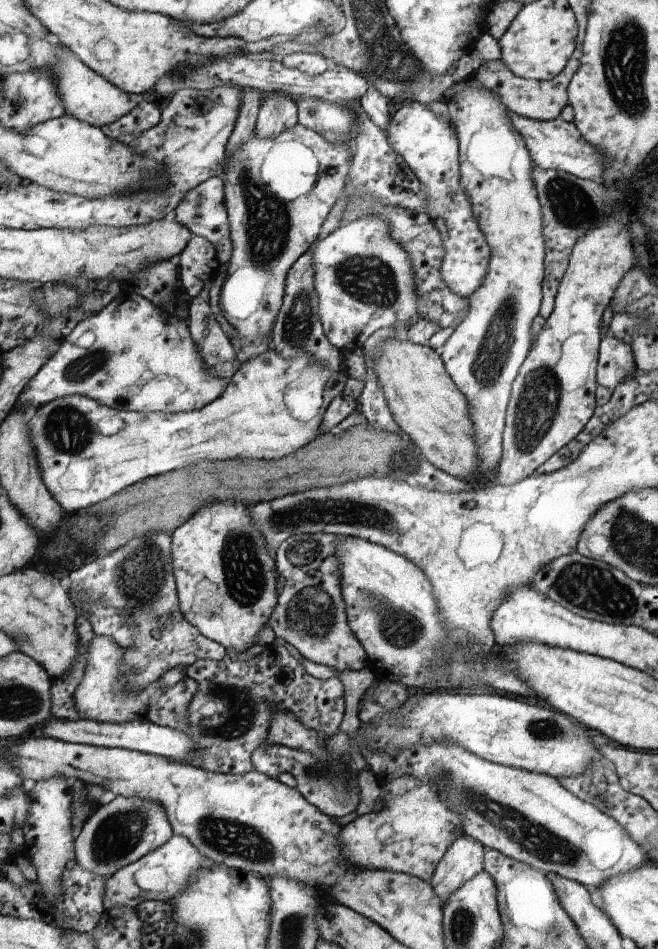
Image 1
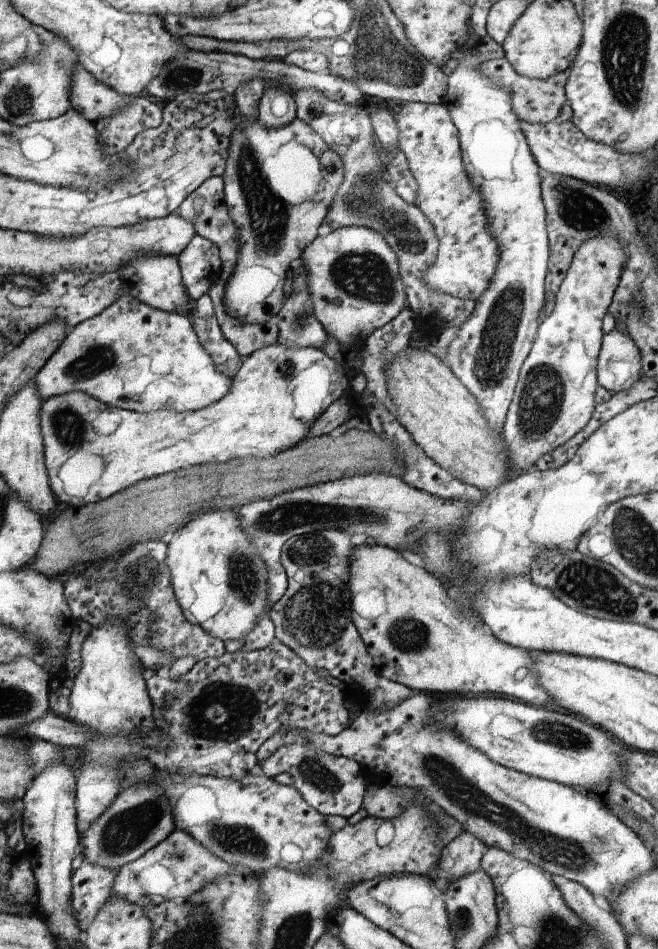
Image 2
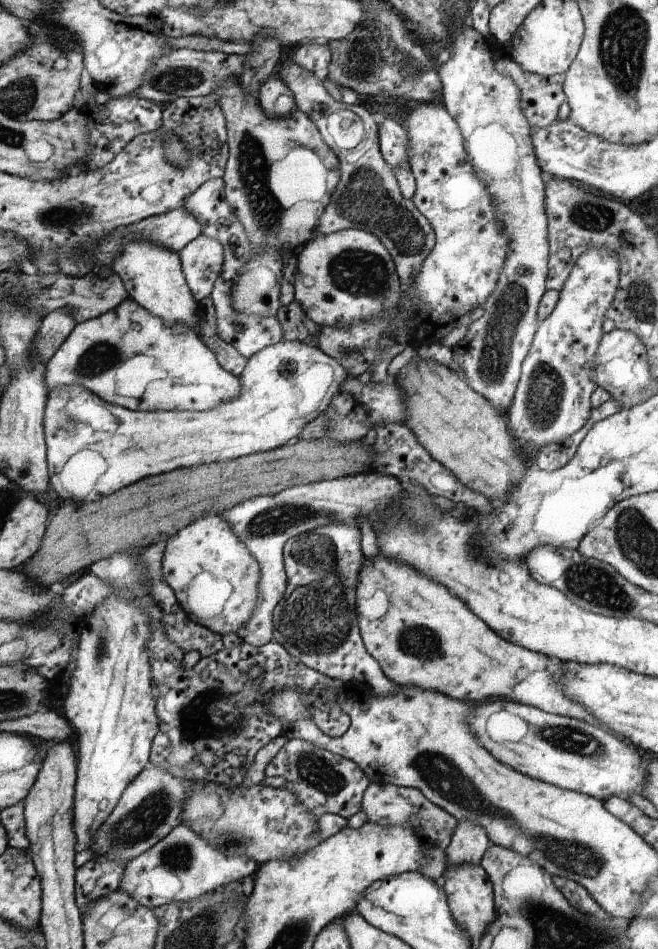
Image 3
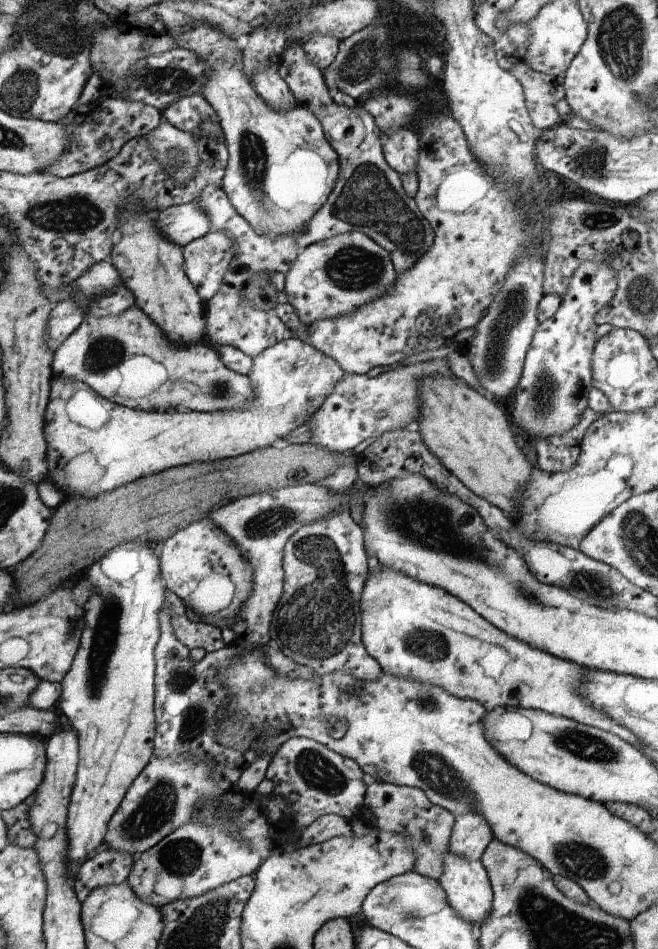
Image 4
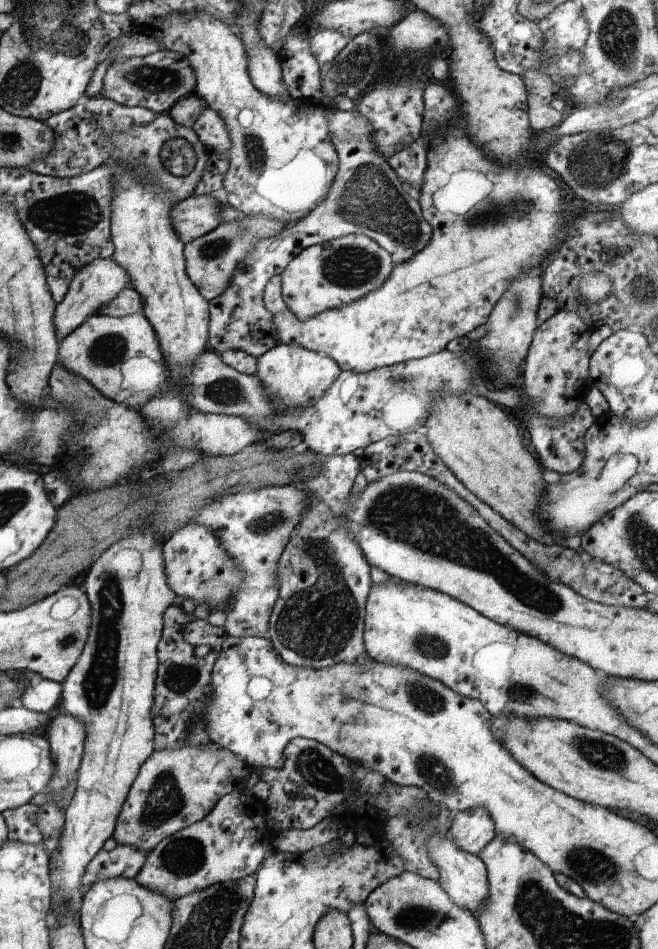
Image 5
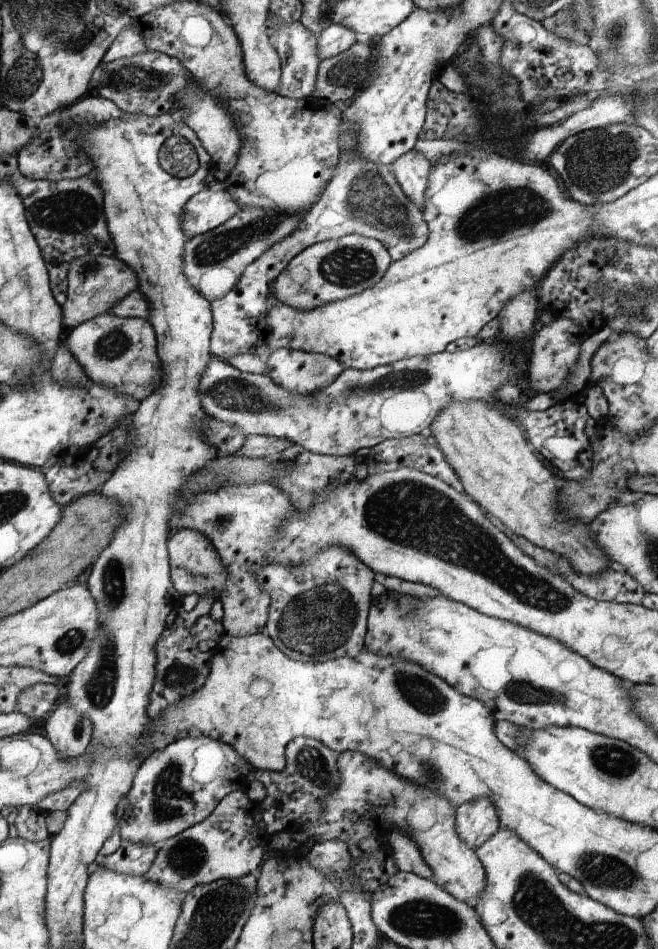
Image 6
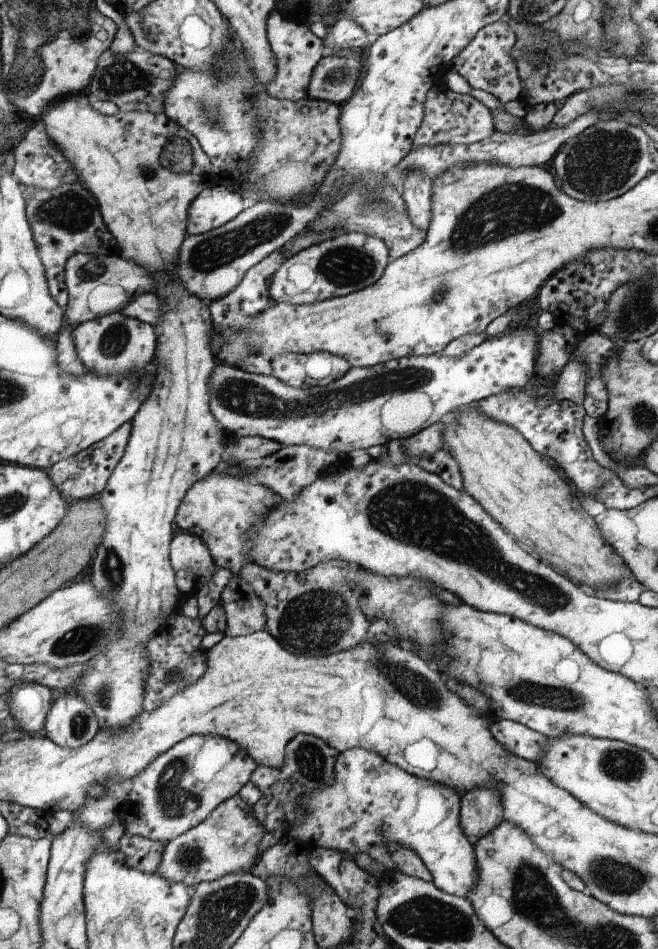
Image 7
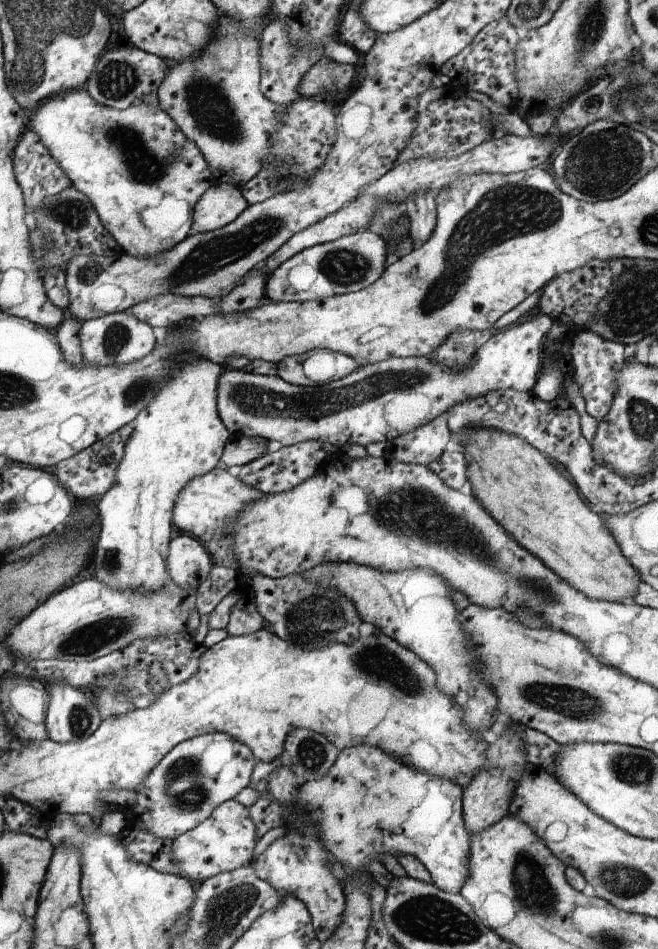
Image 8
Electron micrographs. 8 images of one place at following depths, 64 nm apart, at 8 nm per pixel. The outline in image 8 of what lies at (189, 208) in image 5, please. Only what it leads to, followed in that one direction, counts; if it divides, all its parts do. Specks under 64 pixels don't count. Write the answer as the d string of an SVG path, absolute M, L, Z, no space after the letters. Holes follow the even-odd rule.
M214 183L194 208L193 233L215 231L238 219L248 210L241 190L228 183Z

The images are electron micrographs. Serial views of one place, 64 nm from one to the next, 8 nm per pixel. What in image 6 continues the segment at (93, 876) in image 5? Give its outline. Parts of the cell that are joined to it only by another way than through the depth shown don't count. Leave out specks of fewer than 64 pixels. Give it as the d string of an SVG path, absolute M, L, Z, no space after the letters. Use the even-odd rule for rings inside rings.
M121 840L118 850L106 857L98 857L97 864L118 874L143 876L155 862L156 852L158 852L158 846Z

